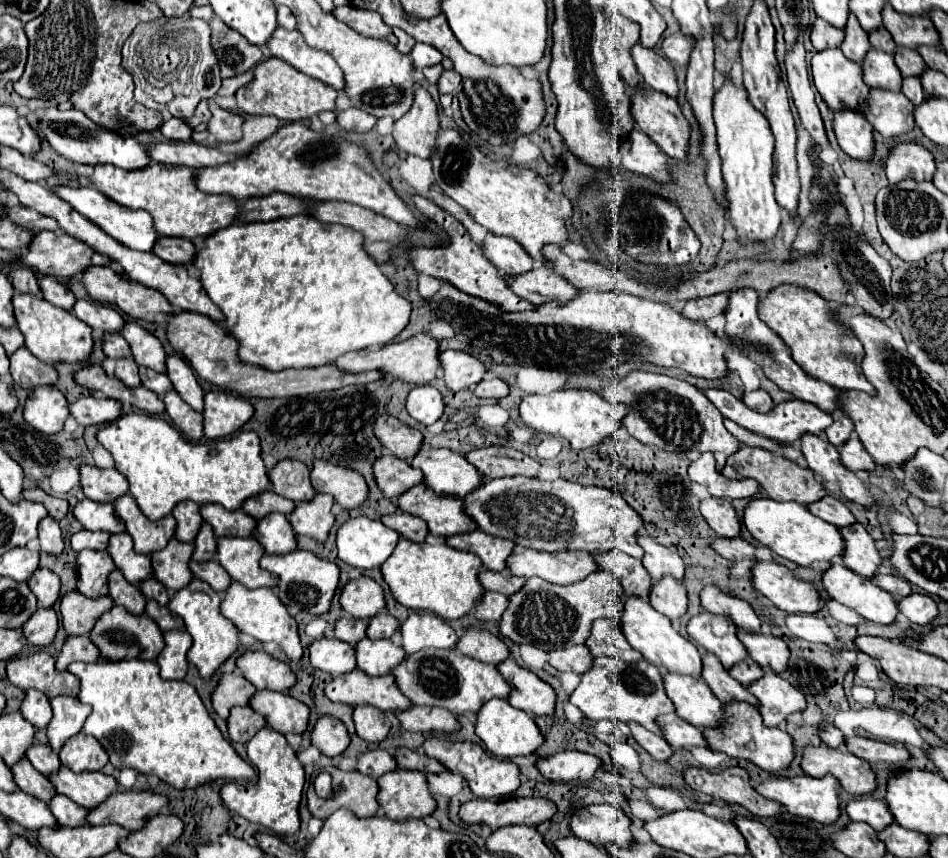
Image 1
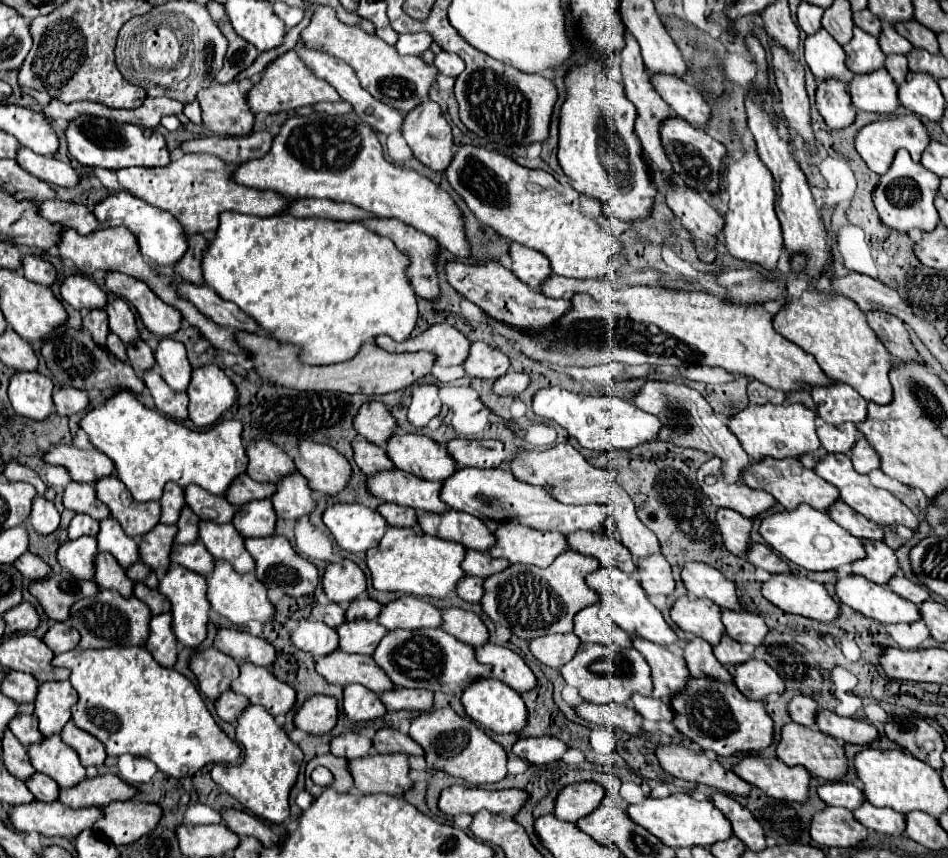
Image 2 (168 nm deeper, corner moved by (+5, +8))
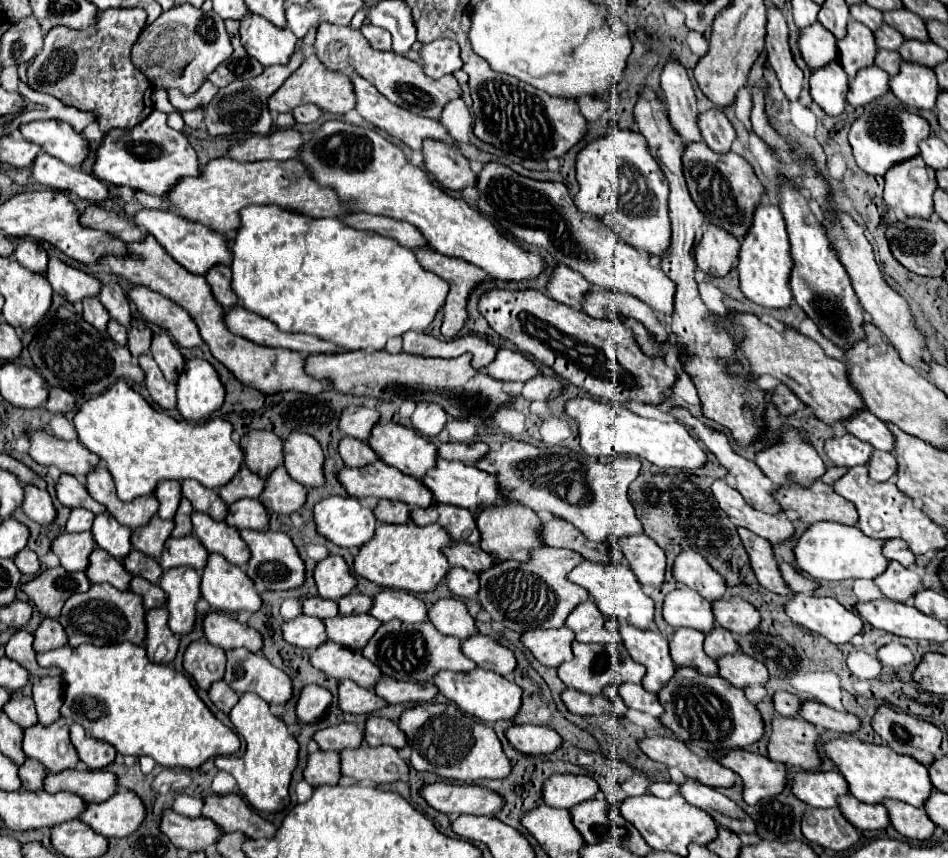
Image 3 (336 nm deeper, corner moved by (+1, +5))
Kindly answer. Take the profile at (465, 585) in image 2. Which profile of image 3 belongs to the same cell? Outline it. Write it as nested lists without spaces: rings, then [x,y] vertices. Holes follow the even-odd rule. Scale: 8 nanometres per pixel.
[[[451,568],[445,576],[445,582],[453,596],[457,598],[475,598],[479,590],[479,576],[475,572],[467,572],[465,568]]]

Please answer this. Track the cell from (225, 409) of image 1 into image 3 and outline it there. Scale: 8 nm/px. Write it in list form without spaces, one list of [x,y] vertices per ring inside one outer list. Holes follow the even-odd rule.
[[[203,358],[185,362],[177,378],[177,410],[185,420],[199,422],[215,412],[225,400],[225,386],[215,368]]]

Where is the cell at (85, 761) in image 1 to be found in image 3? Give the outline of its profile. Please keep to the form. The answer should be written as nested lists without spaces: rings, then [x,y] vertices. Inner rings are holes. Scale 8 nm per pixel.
[[[81,724],[71,726],[71,744],[75,746],[81,762],[85,762],[89,770],[101,770],[115,760],[115,748],[107,742],[85,736]]]

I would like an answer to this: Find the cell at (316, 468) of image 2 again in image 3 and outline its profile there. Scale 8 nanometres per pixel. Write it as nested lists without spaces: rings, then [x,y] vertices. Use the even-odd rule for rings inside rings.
[[[291,432],[283,444],[283,454],[285,468],[293,480],[309,486],[325,484],[323,450],[313,436],[307,436],[307,432]]]

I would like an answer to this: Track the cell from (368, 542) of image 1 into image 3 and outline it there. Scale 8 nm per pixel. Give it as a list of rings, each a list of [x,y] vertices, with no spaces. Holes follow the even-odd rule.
[[[329,496],[313,506],[317,532],[343,548],[359,548],[373,538],[377,518],[357,498]]]

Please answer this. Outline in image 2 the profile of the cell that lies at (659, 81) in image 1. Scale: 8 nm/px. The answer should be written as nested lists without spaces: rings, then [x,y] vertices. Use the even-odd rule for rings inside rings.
[[[649,73],[649,79],[675,115],[683,117],[691,125],[705,127],[709,119],[709,107],[693,85],[687,85],[683,79],[671,73]]]

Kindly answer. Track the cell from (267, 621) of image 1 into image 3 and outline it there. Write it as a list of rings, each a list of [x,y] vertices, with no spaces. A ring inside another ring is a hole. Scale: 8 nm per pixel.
[[[215,552],[209,554],[201,574],[201,596],[219,612],[257,612],[261,606],[249,576]]]

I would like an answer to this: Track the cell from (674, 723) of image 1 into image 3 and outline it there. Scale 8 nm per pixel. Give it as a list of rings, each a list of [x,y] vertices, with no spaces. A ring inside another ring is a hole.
[[[611,684],[606,686],[603,694],[612,700],[612,693],[617,693],[617,696],[623,700],[623,704],[627,708],[635,708],[641,712],[647,712],[655,718],[659,718],[663,714],[663,706],[659,704],[657,696],[647,692],[643,686],[639,684]]]

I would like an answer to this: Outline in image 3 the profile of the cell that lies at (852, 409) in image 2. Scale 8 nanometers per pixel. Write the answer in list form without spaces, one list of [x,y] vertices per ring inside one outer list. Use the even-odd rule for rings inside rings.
[[[861,410],[843,426],[859,440],[869,442],[875,450],[885,450],[885,452],[895,450],[895,436],[889,432],[887,424],[881,422],[877,416],[873,416],[869,410]]]

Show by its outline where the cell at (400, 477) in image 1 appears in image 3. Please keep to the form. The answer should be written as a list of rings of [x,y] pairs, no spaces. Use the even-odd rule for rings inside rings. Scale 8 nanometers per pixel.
[[[345,436],[339,442],[339,454],[341,454],[345,466],[349,466],[349,468],[361,468],[361,466],[367,466],[369,462],[377,460],[377,454],[371,448],[367,448],[365,442],[355,440],[351,436]]]

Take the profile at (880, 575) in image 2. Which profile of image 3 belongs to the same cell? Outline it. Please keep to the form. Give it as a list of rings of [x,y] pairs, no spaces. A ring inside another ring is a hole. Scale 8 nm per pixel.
[[[895,560],[889,562],[887,570],[885,570],[881,576],[875,578],[875,584],[881,588],[881,592],[883,592],[889,600],[893,600],[893,602],[903,602],[903,604],[909,602],[915,592],[919,592],[919,590],[925,588],[925,586],[921,584],[921,578],[919,578],[913,570],[901,566],[901,564],[895,562]]]

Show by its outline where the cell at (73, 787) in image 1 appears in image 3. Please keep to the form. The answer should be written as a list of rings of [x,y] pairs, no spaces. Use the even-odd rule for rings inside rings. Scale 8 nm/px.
[[[65,718],[55,720],[51,726],[35,724],[23,730],[23,752],[27,758],[39,760],[49,772],[75,768],[79,756],[69,740],[69,726]]]

